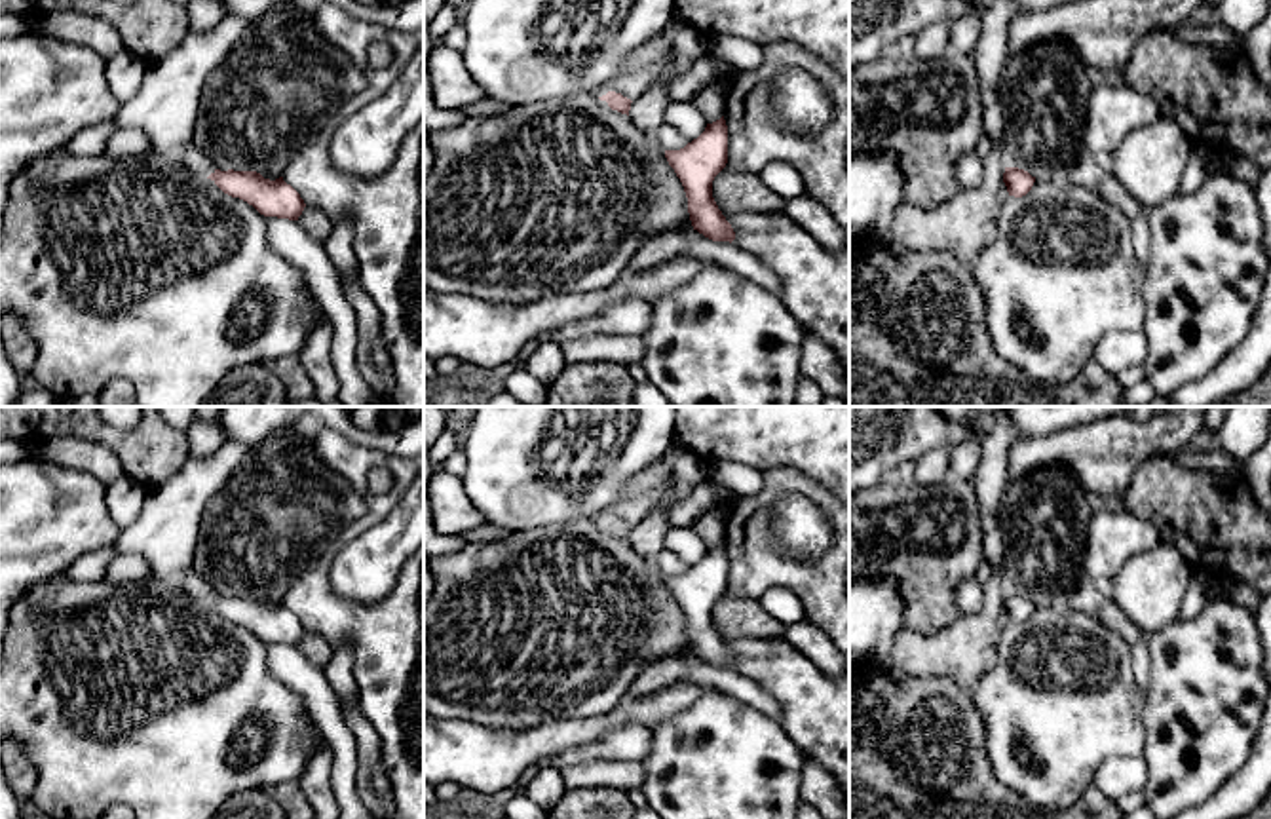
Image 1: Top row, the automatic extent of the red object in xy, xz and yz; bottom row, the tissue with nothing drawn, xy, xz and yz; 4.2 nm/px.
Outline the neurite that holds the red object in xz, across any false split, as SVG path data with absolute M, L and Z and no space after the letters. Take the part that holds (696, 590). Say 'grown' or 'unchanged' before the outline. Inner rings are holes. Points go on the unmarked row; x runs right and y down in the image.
unchanged; M724 542L680 576L665 576L680 604L693 656L712 667L733 667L735 657L712 623L712 606L728 589L728 551Z

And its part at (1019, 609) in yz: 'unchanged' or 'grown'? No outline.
unchanged

